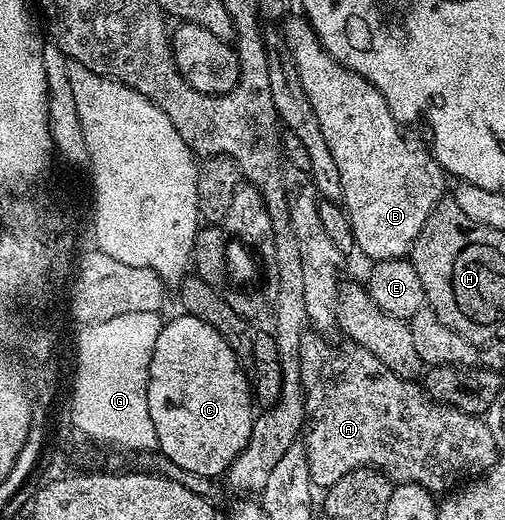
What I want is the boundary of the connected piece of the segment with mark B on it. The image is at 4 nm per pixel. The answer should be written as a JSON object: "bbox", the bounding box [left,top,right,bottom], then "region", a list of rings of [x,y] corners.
{"bbox":[280,16,444,262],"region":[[[298,16],[292,17],[282,30],[280,29],[280,36],[294,61],[304,94],[307,95],[308,102],[319,119],[320,130],[327,139],[332,158],[339,167],[342,183],[340,200],[342,204],[346,203],[344,212],[348,217],[348,228],[353,235],[353,243],[357,251],[366,255],[371,262],[403,259],[443,195],[441,192],[444,173],[429,151],[417,152],[406,145],[406,140],[402,137],[403,129],[394,119],[392,110],[388,110],[388,102],[384,102],[384,98],[359,72],[346,68],[330,57],[322,49],[322,43],[310,27],[309,20]]]}

